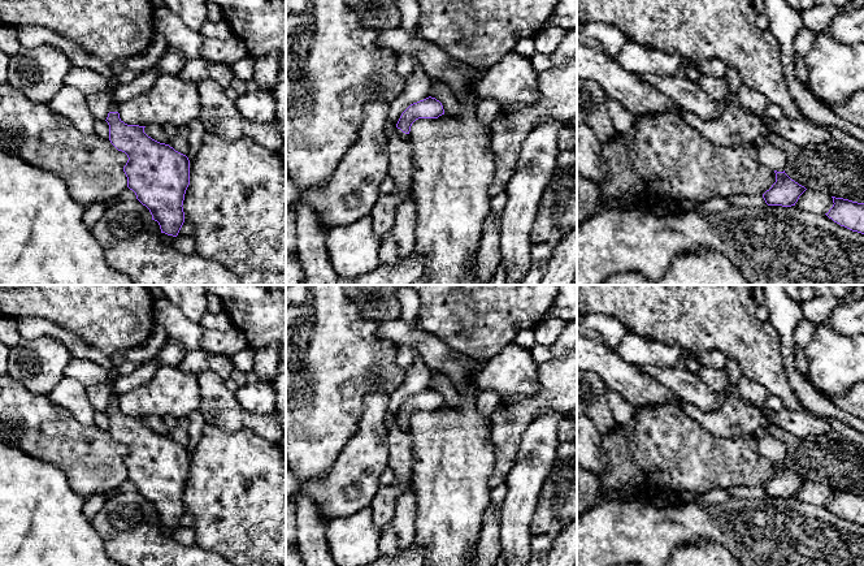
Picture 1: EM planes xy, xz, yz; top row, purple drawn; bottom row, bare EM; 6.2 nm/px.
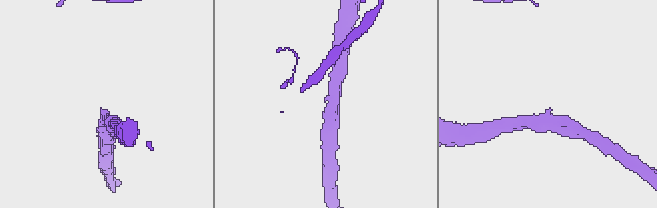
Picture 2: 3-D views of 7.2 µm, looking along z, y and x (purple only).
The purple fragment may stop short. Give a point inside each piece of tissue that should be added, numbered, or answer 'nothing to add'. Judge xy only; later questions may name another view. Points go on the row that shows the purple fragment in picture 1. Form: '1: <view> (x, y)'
1: xy (87, 81)

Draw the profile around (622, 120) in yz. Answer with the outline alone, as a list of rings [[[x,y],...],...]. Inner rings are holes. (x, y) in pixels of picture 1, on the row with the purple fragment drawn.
[[[608,99],[607,109],[617,133],[628,131],[634,124],[635,116],[631,115],[620,101]]]

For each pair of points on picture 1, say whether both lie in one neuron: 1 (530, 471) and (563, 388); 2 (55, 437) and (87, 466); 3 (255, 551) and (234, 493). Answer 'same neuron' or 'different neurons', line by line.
1: different neurons
2: same neuron
3: same neuron

